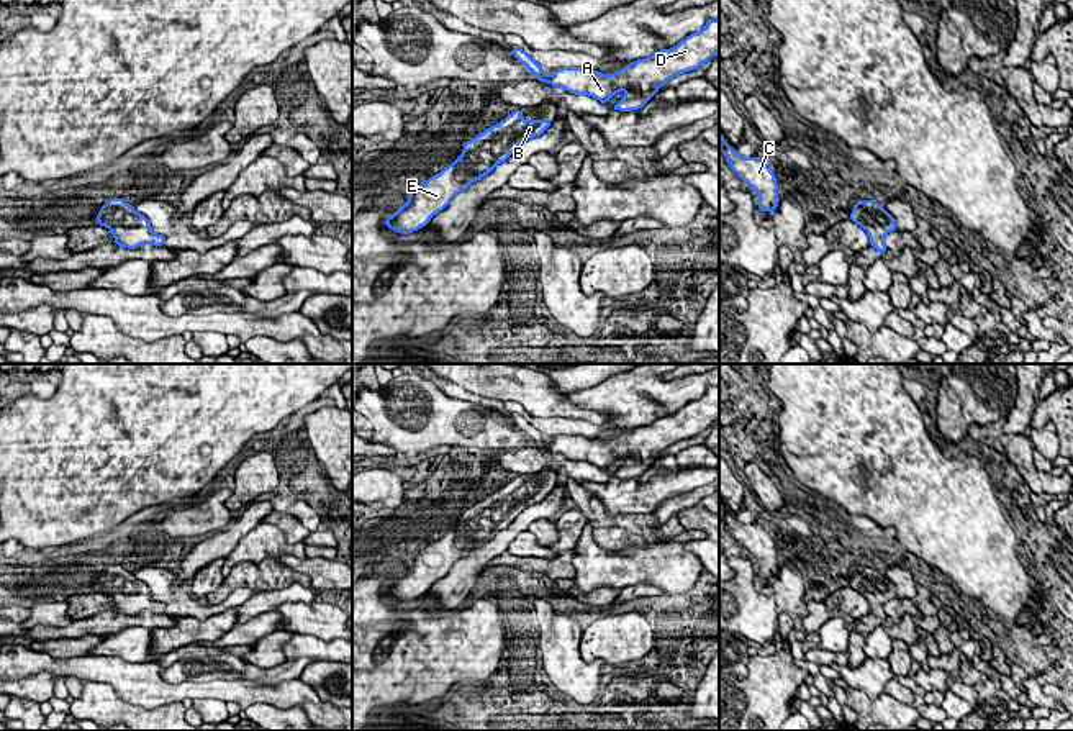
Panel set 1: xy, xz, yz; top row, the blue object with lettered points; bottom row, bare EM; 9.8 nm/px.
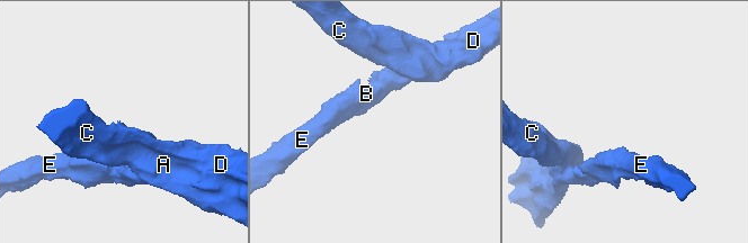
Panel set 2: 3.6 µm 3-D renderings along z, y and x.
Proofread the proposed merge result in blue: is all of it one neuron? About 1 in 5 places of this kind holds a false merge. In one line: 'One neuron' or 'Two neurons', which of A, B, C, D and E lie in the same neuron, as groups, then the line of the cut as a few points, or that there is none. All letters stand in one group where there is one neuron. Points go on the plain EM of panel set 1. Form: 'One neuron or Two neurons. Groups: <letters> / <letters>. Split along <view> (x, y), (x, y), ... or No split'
One neuron. Groups: A B C D E. No split

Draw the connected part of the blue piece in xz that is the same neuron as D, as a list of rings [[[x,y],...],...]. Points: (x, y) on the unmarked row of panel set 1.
[[[708,387],[701,398],[691,400],[675,415],[660,416],[613,441],[562,434],[546,443],[542,434],[521,415],[513,415],[511,421],[531,436],[536,447],[562,454],[575,462],[588,462],[608,470],[613,462],[624,457],[624,464],[613,472],[613,477],[632,479],[645,474],[659,456],[675,443],[695,438],[719,421],[719,387]]]

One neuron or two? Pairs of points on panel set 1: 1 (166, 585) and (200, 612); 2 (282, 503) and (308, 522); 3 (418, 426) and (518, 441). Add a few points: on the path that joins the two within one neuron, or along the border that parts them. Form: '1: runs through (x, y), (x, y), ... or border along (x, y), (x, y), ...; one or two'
1: runs through (174, 594), (192, 608); one
2: runs through (289, 505), (302, 515); one
3: runs through (443, 426), (479, 426), (493, 431); one

